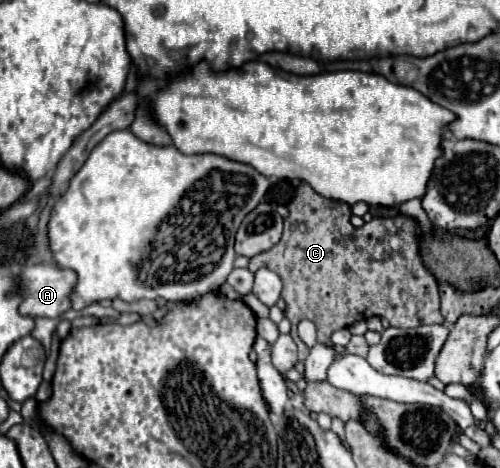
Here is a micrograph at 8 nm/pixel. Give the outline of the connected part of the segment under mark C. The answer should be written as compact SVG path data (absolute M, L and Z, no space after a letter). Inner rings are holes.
M302 183L296 191L296 197L288 205L288 217L284 217L284 235L282 239L264 253L258 253L250 259L248 269L258 271L262 267L272 269L280 275L284 283L282 299L288 303L286 317L292 323L292 339L298 345L298 359L304 361L308 355L306 343L298 337L298 323L302 319L310 319L316 325L318 341L330 343L330 333L336 329L350 327L356 321L370 319L372 315L386 317L392 327L418 327L424 323L442 323L440 315L440 299L438 299L438 281L434 275L424 267L420 257L420 231L418 223L408 215L396 217L374 217L372 221L364 223L362 227L354 227L350 223L352 211L348 203L340 203L334 199L326 199L318 195L308 183ZM390 241L398 241L400 245L394 249ZM400 273L400 279L392 283L392 275Z

